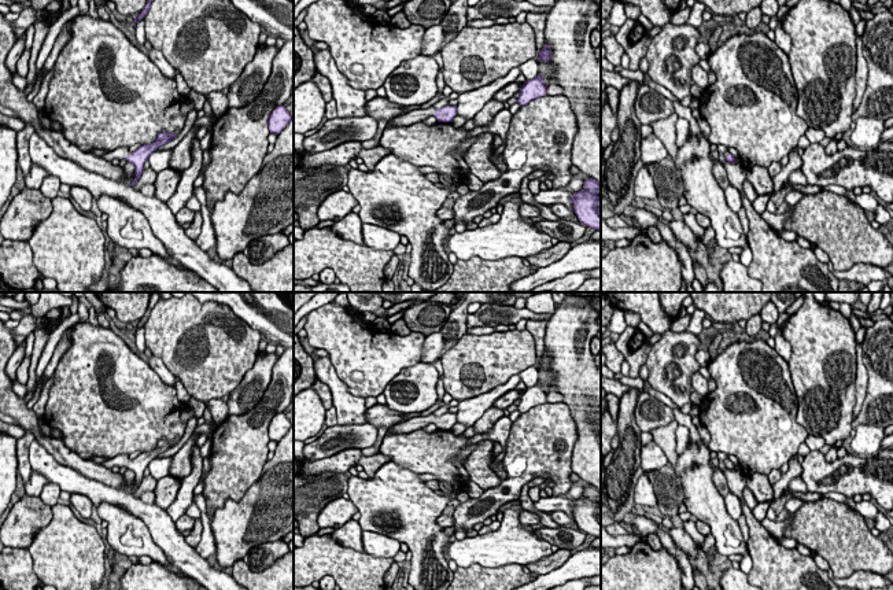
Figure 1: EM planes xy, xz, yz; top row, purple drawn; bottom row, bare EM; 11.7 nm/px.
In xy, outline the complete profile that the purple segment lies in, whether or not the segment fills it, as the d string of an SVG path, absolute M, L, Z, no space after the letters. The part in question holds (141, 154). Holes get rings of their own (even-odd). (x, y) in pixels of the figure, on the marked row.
M159 133L156 140L152 144L144 144L140 145L136 151L130 152L128 147L119 147L114 151L110 151L104 154L102 158L106 161L112 161L112 159L126 159L128 162L134 165L134 180L132 181L132 187L134 187L143 172L144 172L144 162L148 161L150 155L156 151L159 147L165 145L166 143L171 141L176 139L177 134L174 133Z

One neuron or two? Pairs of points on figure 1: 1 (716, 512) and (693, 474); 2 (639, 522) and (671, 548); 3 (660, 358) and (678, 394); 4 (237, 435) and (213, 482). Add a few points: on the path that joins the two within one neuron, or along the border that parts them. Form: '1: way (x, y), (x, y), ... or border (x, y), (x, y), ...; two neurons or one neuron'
1: way (707, 502), (701, 497), (697, 483); one neuron
2: way (648, 526), (665, 539); one neuron
3: way (668, 367), (676, 386); one neuron
4: way (237, 446), (237, 457), (224, 471); one neuron

